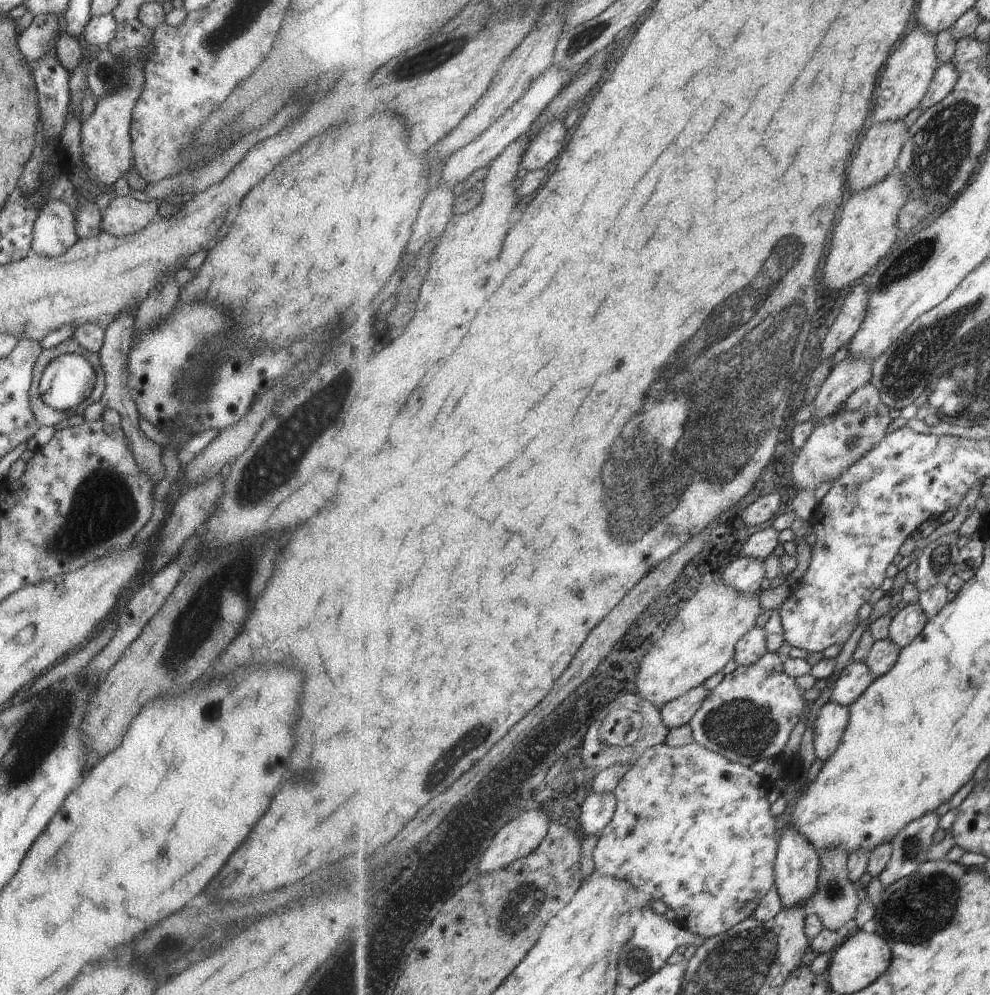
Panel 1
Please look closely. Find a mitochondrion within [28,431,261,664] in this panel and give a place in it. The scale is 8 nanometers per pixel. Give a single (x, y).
(103, 493)

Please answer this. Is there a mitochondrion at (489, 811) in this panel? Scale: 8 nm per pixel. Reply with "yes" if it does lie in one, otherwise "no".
no

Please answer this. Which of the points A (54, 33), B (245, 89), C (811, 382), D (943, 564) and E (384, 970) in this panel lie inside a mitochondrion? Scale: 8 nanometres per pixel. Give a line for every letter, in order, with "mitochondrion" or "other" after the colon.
A: other
B: other
C: mitochondrion
D: mitochondrion
E: other

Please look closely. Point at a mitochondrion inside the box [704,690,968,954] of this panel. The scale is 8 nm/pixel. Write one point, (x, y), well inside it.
(923, 907)

